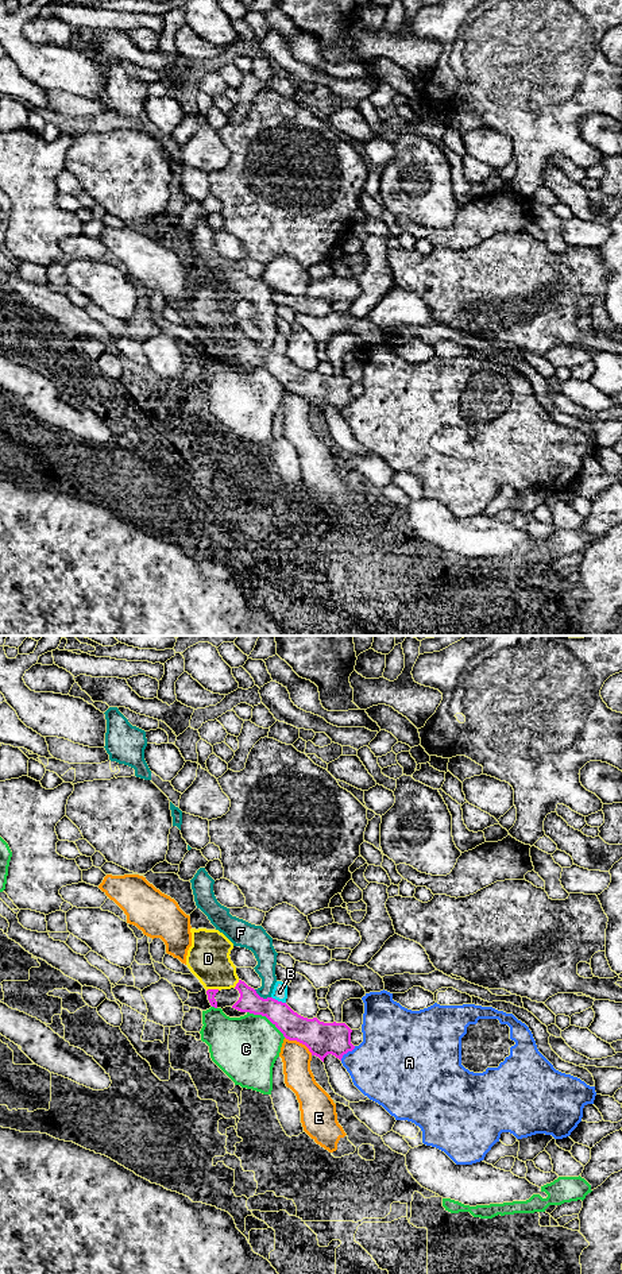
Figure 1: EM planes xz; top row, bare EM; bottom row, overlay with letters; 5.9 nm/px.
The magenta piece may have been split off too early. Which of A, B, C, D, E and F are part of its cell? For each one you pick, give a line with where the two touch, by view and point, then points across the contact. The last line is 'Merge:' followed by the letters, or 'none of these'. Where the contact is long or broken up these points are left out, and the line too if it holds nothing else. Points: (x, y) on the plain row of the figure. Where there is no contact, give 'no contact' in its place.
Merge: none of these

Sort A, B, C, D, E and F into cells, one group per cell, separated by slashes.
A / B / C F / D / E

